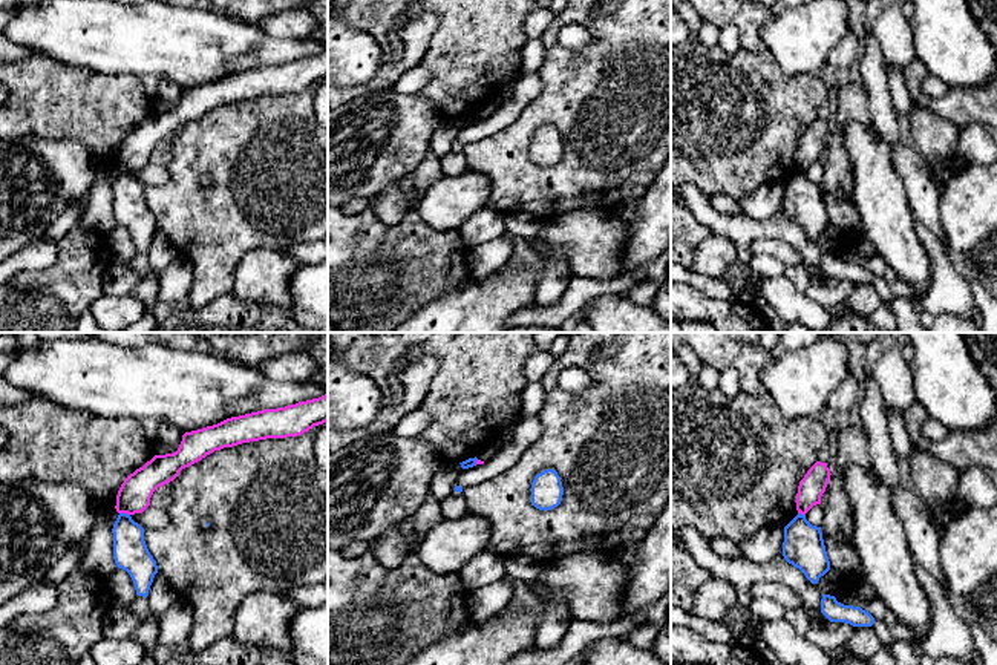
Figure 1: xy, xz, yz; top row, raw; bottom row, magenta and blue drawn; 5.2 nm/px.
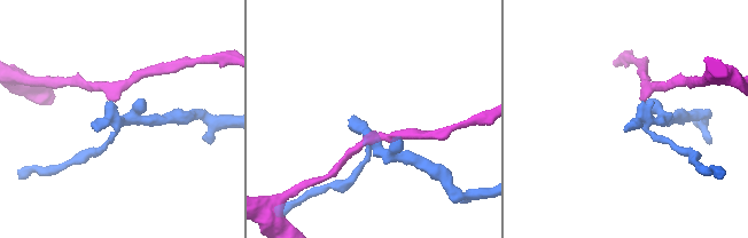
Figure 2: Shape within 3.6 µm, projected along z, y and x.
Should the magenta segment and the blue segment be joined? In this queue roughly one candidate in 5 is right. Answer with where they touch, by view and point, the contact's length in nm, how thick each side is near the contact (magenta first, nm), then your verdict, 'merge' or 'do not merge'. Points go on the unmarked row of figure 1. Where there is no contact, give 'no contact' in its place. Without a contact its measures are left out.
xy (124, 169) | 60 nm | 180/190 nm | do not merge

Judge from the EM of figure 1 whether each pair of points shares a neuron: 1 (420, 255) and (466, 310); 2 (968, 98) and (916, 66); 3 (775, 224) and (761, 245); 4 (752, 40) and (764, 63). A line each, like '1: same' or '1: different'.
1: different
2: same
3: different
4: different

